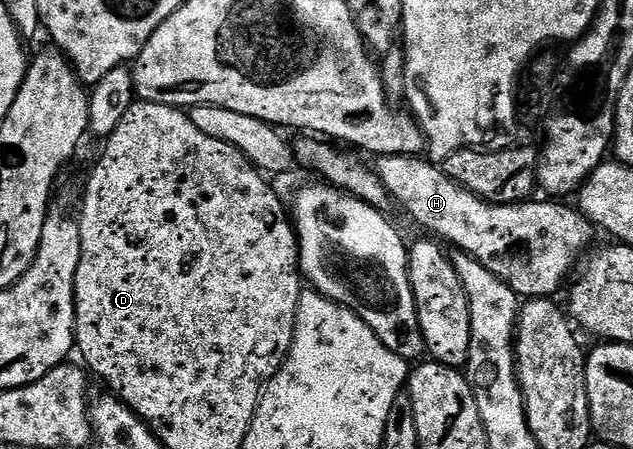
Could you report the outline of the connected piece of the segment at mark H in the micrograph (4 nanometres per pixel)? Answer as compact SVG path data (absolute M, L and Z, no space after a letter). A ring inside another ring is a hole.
M387 154L376 162L376 176L394 203L397 201L423 229L430 230L430 235L450 247L457 246L453 248L483 264L522 299L556 295L573 261L575 266L590 249L595 227L580 209L560 206L557 200L490 202L463 188L448 178L440 165L421 156Z

